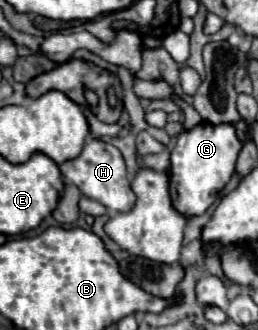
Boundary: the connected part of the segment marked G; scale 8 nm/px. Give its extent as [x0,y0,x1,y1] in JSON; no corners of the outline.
[168,122,242,216]

